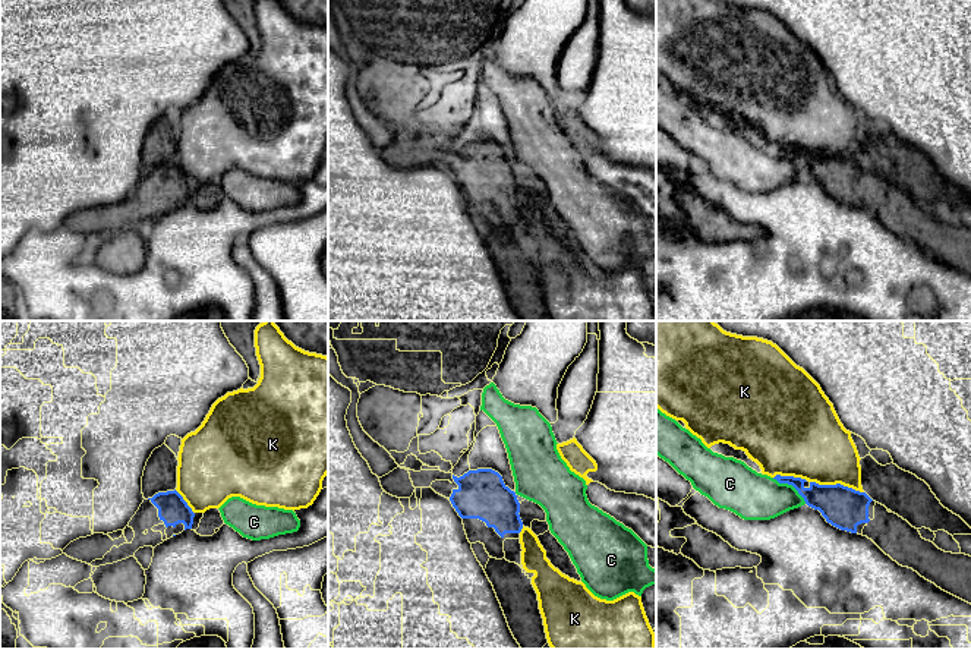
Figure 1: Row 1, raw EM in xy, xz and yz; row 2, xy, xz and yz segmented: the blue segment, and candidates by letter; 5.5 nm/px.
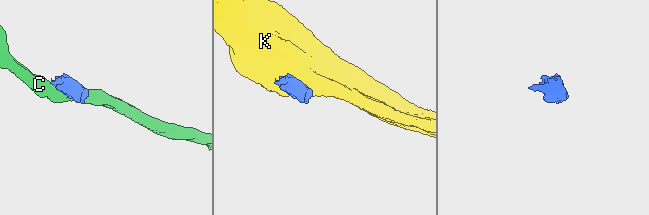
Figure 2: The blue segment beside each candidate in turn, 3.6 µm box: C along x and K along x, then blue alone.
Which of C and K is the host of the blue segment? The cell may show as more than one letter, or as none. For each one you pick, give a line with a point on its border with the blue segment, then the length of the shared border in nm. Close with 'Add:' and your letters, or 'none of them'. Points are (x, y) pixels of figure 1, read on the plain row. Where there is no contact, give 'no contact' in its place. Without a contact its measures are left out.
Add: none of them

